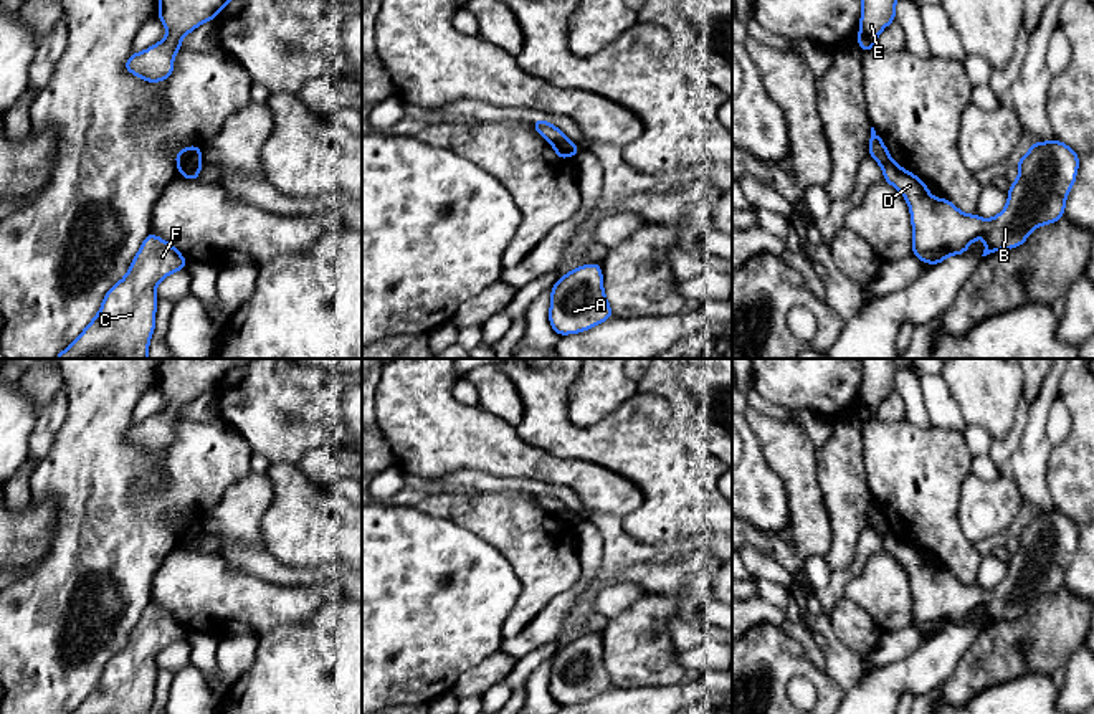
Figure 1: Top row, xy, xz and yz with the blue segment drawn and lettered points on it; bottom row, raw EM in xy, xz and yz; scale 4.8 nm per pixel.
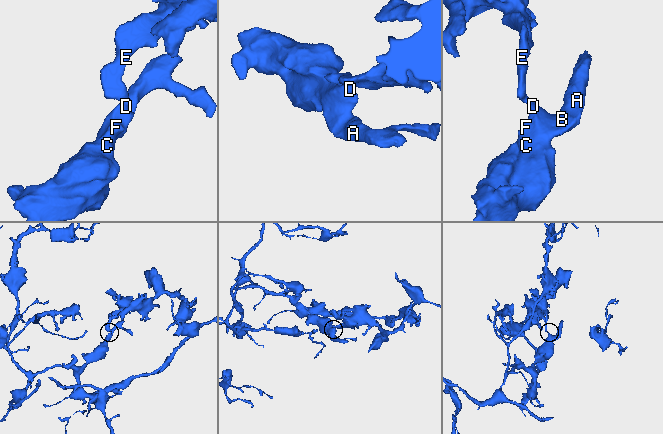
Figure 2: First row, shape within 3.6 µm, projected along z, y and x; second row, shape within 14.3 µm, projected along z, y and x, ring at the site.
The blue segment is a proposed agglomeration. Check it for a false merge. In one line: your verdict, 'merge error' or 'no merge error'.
merge error

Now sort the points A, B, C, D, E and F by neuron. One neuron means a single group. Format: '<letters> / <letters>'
A B C D F / E

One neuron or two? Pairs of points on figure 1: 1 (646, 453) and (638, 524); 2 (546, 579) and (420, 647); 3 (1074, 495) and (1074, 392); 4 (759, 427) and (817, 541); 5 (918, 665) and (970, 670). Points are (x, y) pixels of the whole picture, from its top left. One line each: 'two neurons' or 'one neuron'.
1: one neuron
2: two neurons
3: one neuron
4: one neuron
5: two neurons

